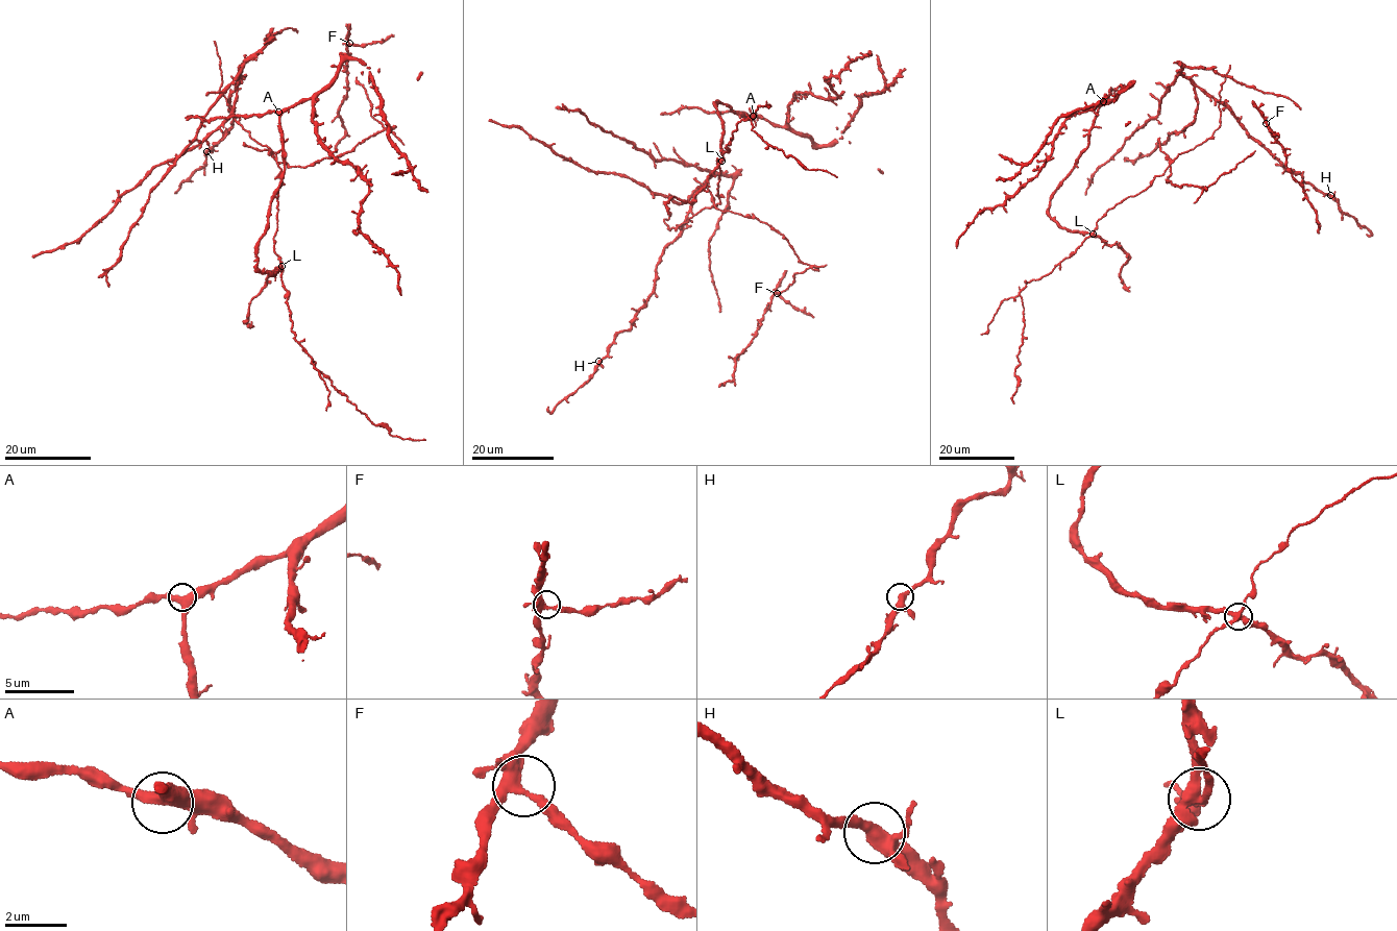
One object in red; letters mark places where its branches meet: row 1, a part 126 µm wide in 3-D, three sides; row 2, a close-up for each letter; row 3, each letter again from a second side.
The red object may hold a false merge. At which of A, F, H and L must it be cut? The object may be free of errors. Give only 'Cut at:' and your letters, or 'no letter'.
Cut at: L

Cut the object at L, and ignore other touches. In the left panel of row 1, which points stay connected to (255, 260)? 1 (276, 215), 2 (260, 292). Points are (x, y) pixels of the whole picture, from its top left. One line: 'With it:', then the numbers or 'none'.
With it: 2

